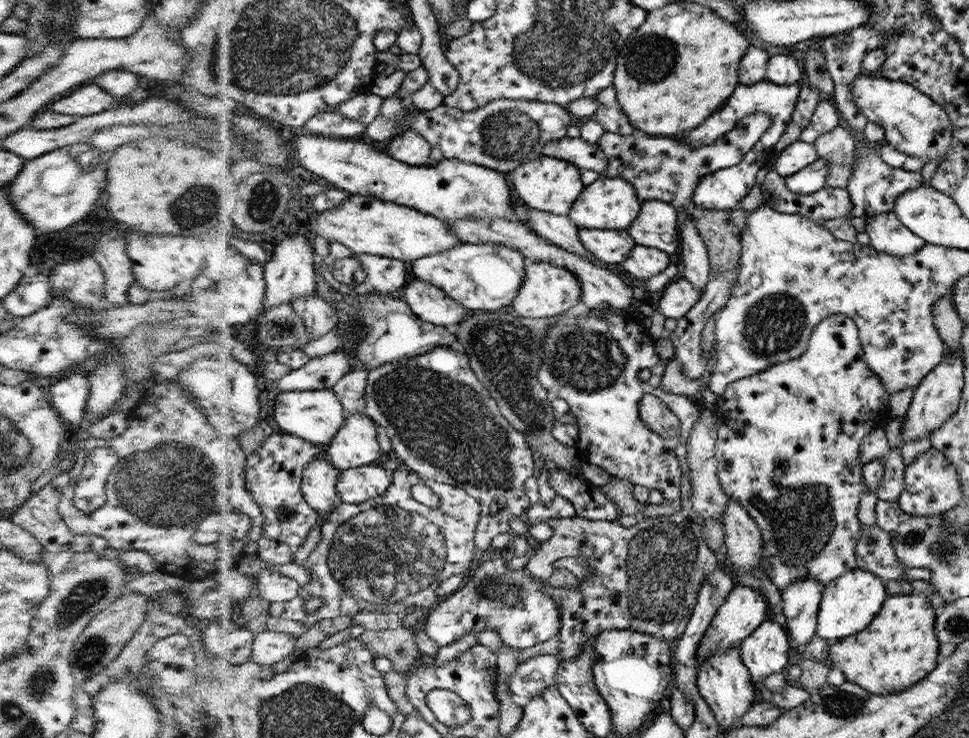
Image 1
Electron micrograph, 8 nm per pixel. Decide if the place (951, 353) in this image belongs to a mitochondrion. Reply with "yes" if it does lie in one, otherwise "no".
no

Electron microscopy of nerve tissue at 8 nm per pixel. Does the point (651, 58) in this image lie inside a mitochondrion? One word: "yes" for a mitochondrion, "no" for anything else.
yes

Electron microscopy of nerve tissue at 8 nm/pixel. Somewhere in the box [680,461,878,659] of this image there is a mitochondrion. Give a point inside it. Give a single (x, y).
(801, 520)

